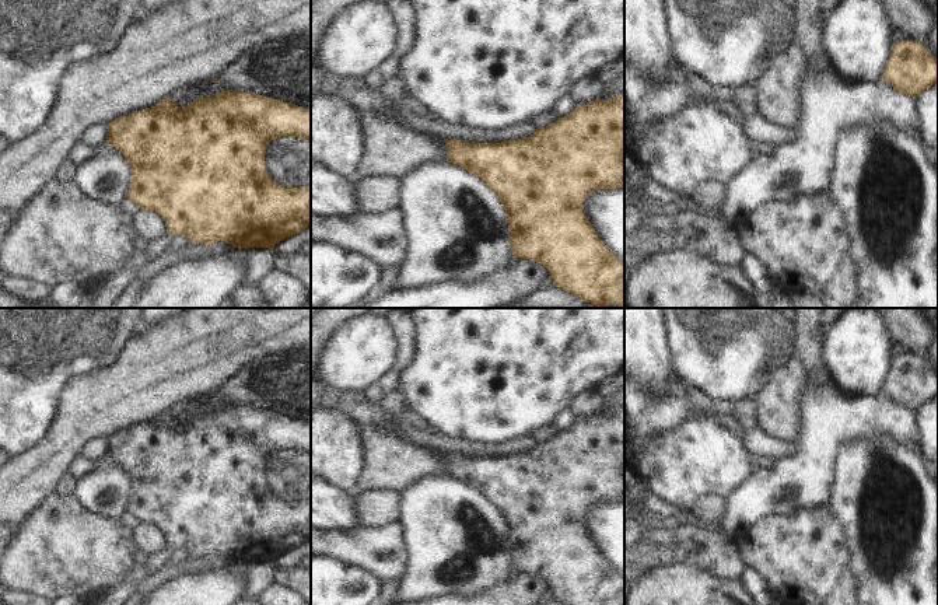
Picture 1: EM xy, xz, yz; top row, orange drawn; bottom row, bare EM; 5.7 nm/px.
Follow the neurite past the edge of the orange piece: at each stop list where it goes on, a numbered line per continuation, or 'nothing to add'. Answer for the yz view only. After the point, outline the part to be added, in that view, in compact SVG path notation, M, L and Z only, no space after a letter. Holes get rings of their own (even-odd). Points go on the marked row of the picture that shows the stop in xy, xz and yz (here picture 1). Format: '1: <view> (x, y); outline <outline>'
nothing to add

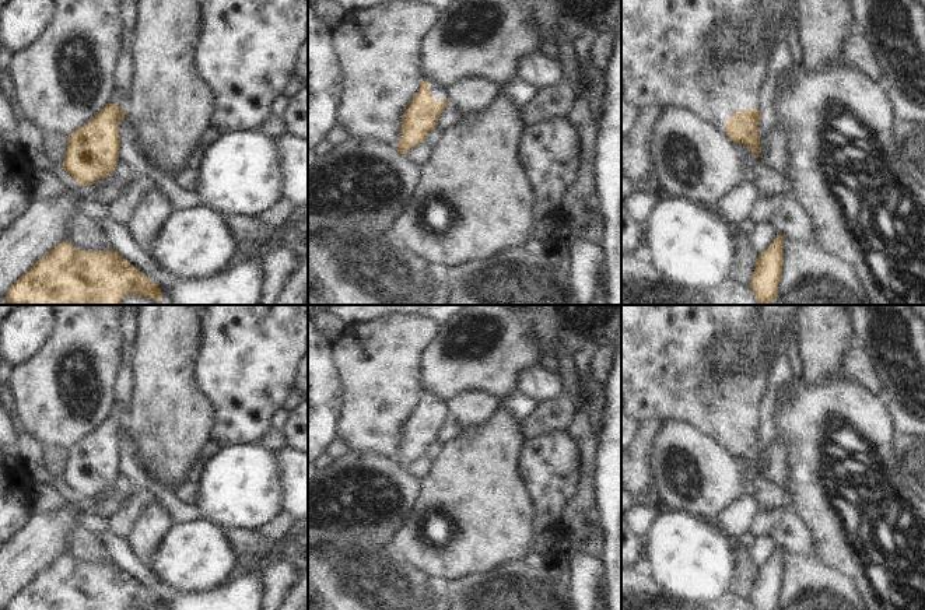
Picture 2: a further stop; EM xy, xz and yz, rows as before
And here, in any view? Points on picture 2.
1: yz (666, 56); outline M621 0L621 91L624 101L638 111L648 106L679 106L708 120L725 133L726 120L742 109L760 109L760 92L765 85L774 50L749 57L721 60L709 41L716 24L729 29L758 18L761 0Z

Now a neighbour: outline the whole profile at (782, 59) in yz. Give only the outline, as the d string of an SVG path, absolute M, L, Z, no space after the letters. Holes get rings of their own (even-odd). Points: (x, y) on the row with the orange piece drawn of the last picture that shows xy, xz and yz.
M782 38L774 49L771 67L765 85L760 92L761 99L761 116L758 119L758 137L760 150L758 159L763 159L770 152L770 141L775 122L775 90L778 87L778 77L782 71L789 70L796 62L793 53L789 49L789 43Z

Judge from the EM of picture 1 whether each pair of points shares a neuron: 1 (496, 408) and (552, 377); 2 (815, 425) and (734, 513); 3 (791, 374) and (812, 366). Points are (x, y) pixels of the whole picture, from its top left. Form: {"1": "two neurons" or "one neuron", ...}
{"1": "one neuron", "2": "one neuron", "3": "two neurons"}

